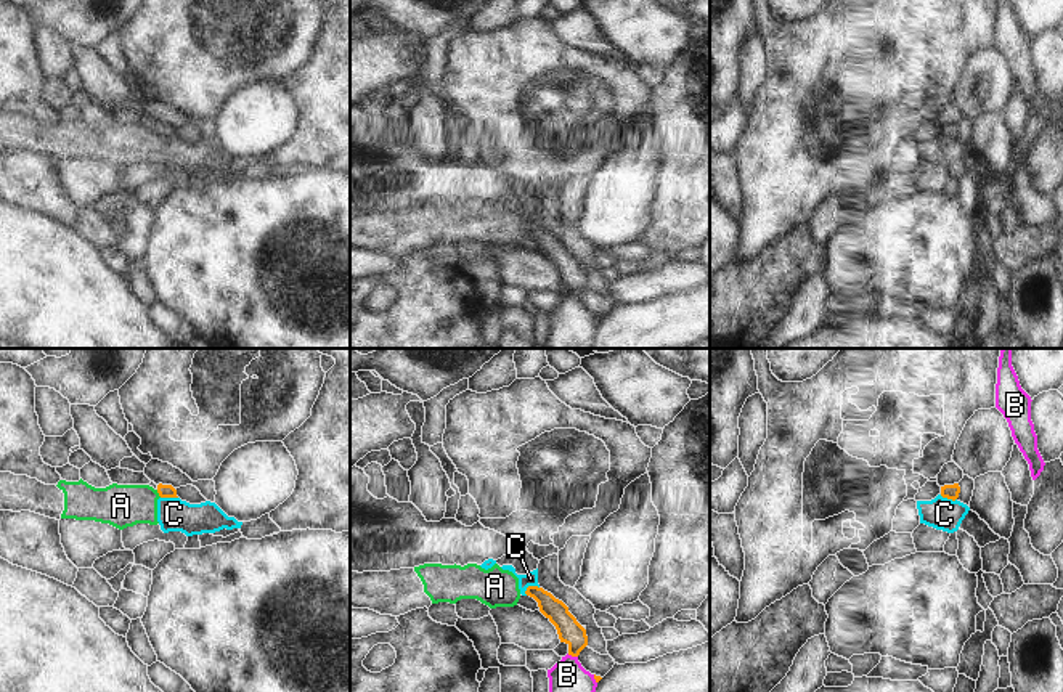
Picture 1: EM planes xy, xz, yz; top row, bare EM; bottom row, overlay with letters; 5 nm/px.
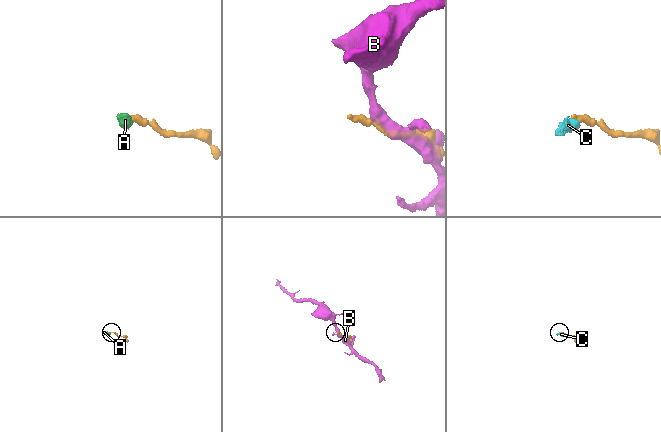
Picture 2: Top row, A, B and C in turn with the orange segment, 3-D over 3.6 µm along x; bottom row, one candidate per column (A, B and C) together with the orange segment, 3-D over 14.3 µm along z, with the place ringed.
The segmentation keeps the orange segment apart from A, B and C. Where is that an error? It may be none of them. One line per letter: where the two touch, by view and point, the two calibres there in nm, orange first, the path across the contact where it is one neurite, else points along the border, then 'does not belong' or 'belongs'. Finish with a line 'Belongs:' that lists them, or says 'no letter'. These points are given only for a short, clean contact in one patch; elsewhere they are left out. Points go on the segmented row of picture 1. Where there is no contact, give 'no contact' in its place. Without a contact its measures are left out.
A: meets orange in xy at (158, 492); 60 nm thick on the orange side, 220 nm on the other; border along xy (156, 490), (161, 496); does not belong
B: meets orange in xz at (572, 655); 120 nm thick on the orange side, 160 nm on the other; does not belong
C: meets orange in xz at (530, 586); 110 nm thick on the orange side, 70 nm on the other; border along xz (538, 586), (529, 586), (524, 593); does not belong
Belongs: no letter

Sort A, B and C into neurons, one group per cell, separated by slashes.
A C / B

